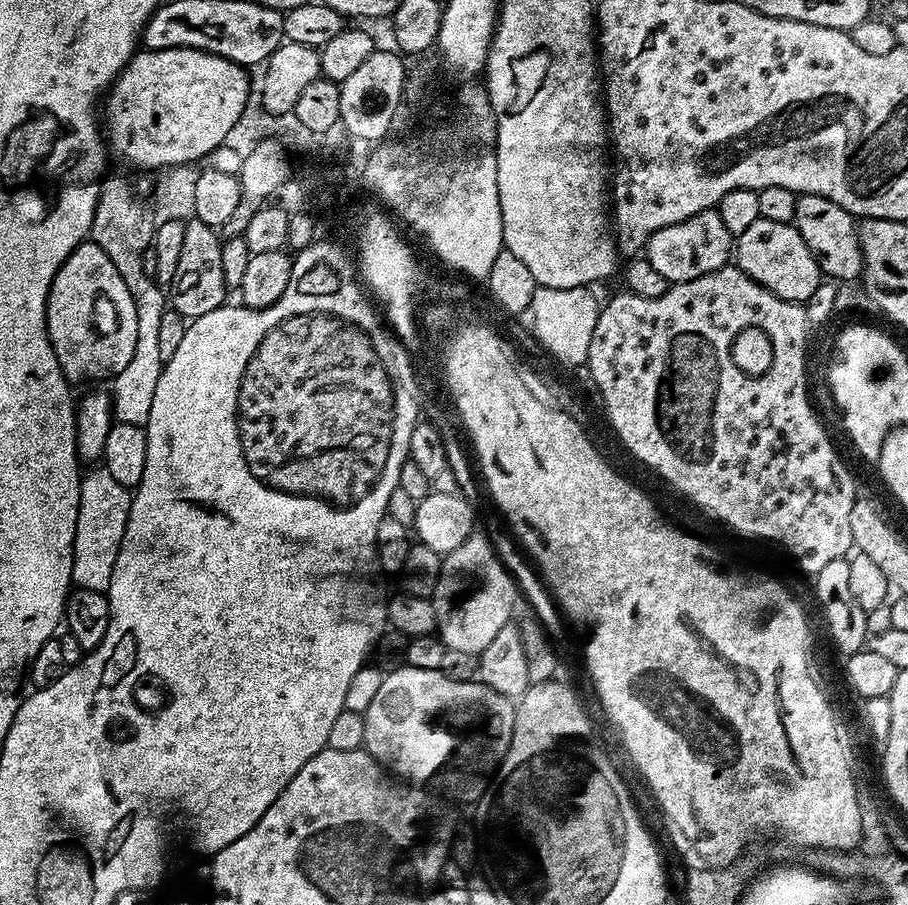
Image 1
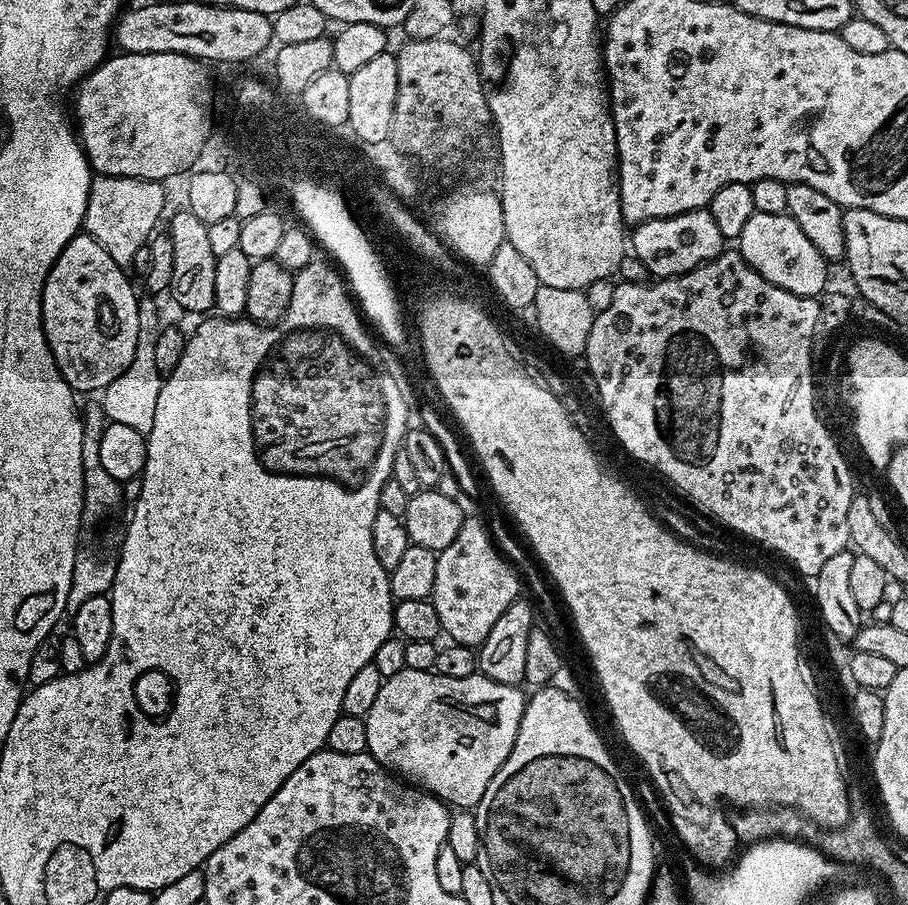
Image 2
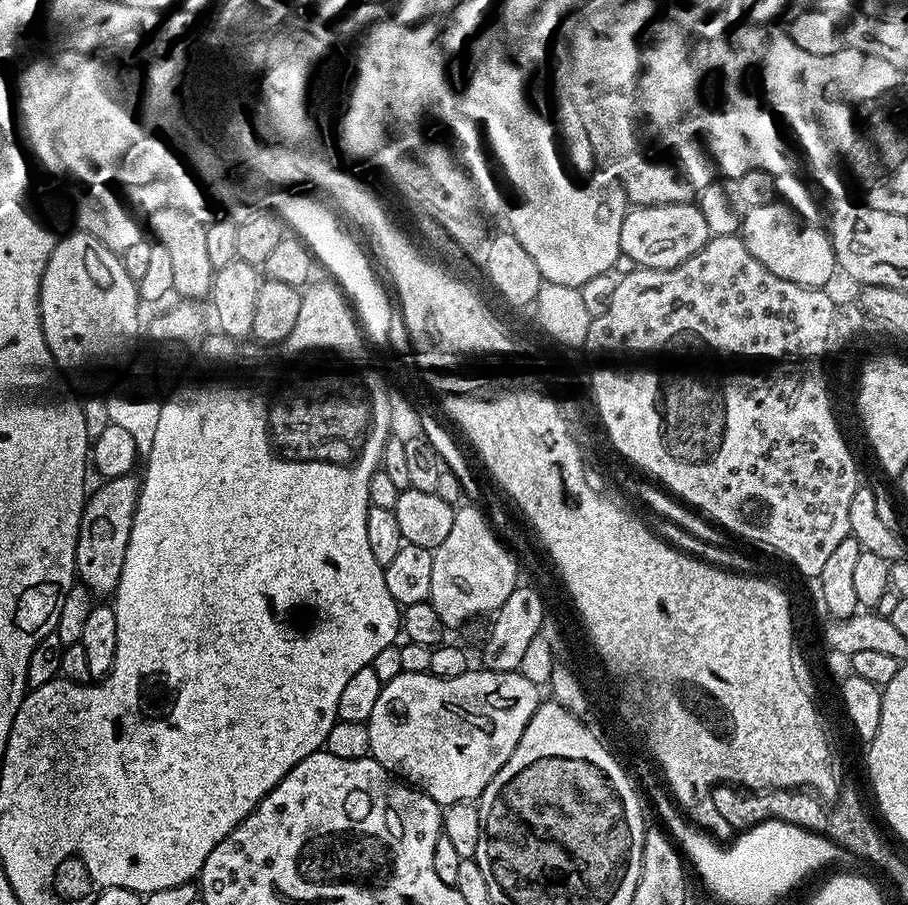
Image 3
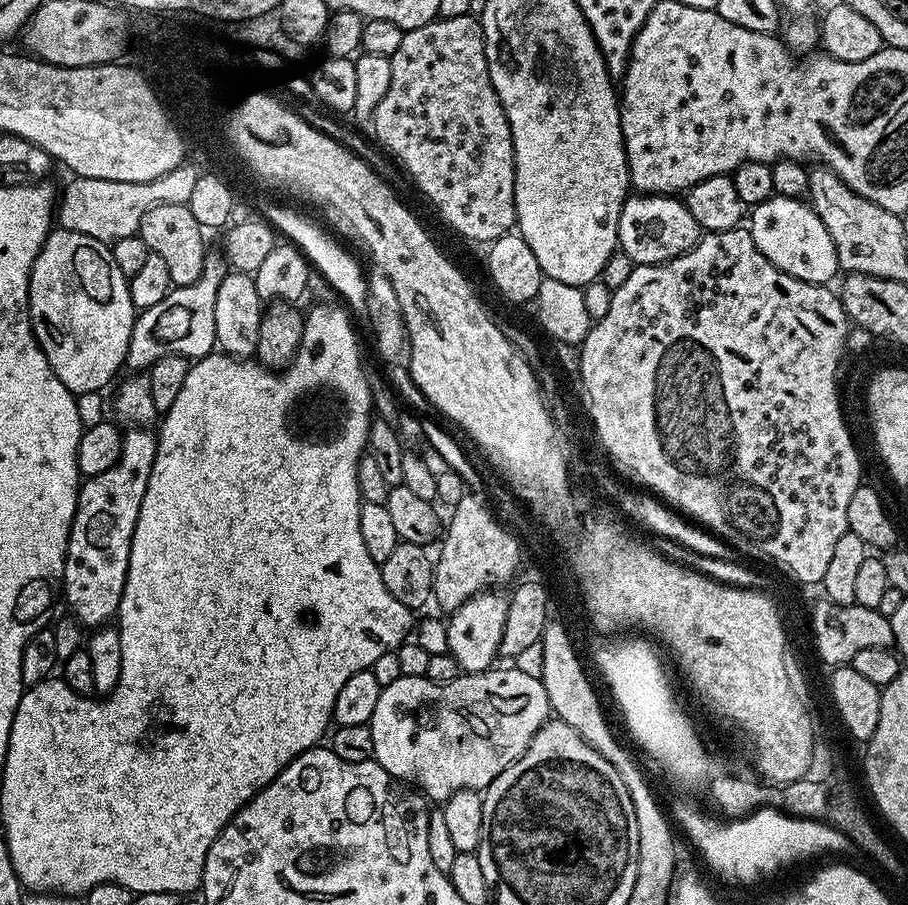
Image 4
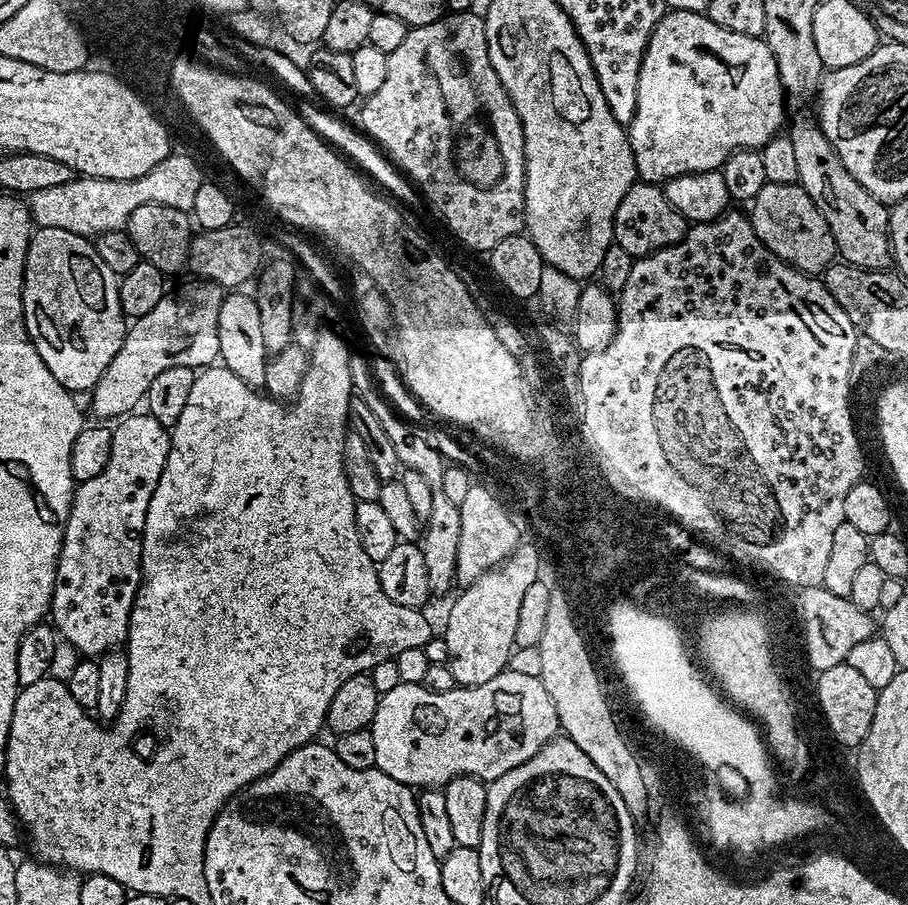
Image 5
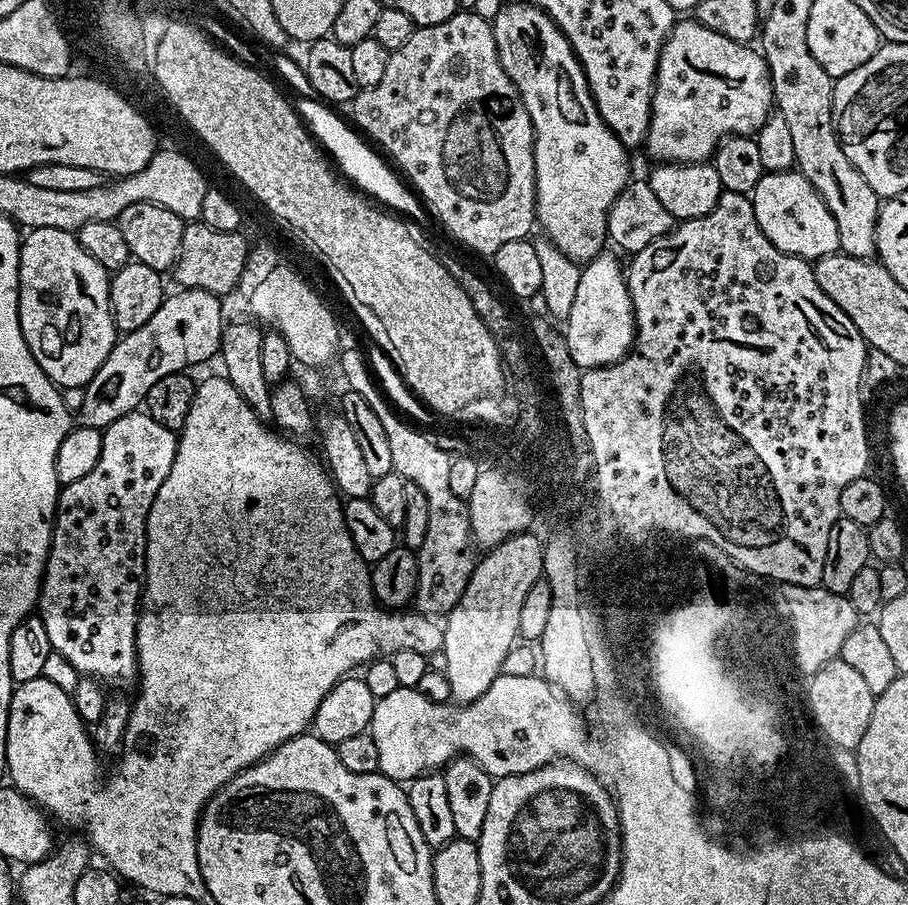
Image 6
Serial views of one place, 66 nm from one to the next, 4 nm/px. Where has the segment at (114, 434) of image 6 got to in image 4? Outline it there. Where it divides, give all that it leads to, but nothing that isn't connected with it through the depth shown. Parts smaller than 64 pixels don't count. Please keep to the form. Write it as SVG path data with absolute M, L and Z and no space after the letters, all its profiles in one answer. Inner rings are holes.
M144 426L129 427L122 435L122 454L106 474L89 476L81 483L76 494L72 513L72 529L68 535L68 553L64 563L62 600L68 603L77 624L88 630L107 625L108 620L120 611L122 594L126 586L126 574L130 566L130 546L134 538L134 526L138 522L138 510L142 510L142 498L146 498L146 486L150 482L150 470L154 470L157 433Z

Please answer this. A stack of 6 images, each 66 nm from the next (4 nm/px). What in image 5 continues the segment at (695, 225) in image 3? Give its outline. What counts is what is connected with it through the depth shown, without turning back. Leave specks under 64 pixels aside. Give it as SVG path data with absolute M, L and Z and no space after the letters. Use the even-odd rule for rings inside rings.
M637 182L630 186L630 190L626 190L626 198L618 202L612 234L617 249L620 247L631 258L639 258L678 243L689 227L689 221L669 202L661 185Z

